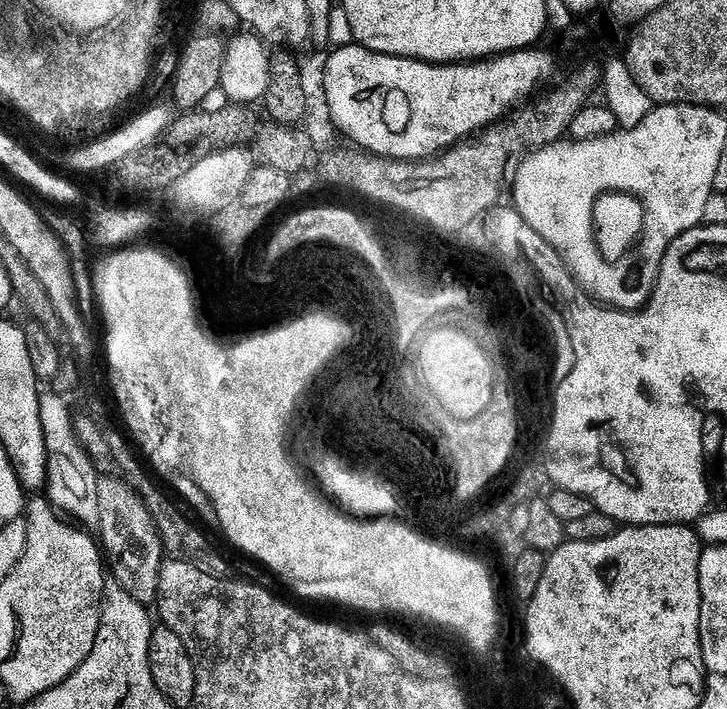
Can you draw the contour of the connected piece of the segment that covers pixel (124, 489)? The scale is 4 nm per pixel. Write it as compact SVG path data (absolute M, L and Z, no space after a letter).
M103 475L97 482L103 549L120 559L125 572L121 587L140 604L153 605L159 597L160 572L165 548L156 525L140 495L113 475Z

